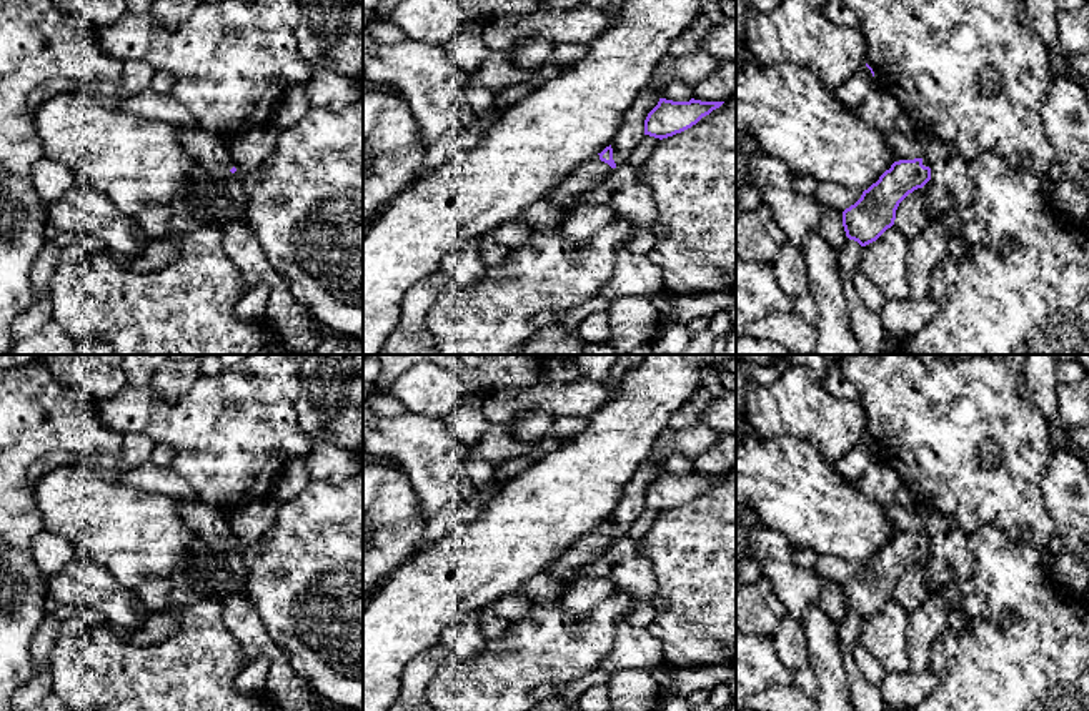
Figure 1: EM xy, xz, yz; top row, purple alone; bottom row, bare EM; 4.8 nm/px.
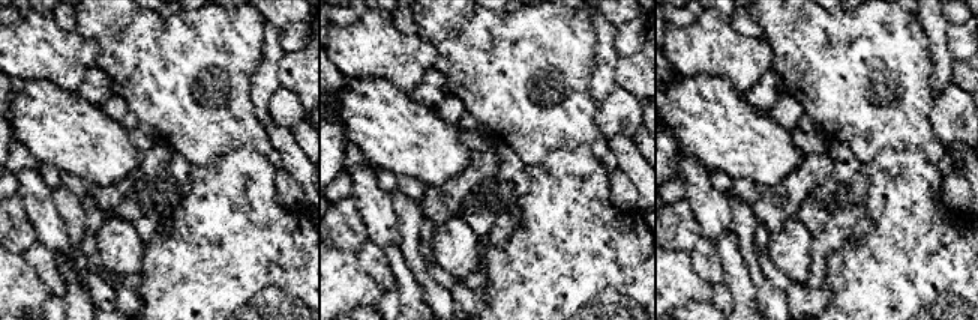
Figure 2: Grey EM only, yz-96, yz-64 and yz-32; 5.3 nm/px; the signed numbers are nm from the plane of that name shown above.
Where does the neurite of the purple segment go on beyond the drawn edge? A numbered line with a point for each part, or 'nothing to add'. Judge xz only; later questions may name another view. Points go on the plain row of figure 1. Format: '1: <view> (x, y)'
1: xz (588, 548)

